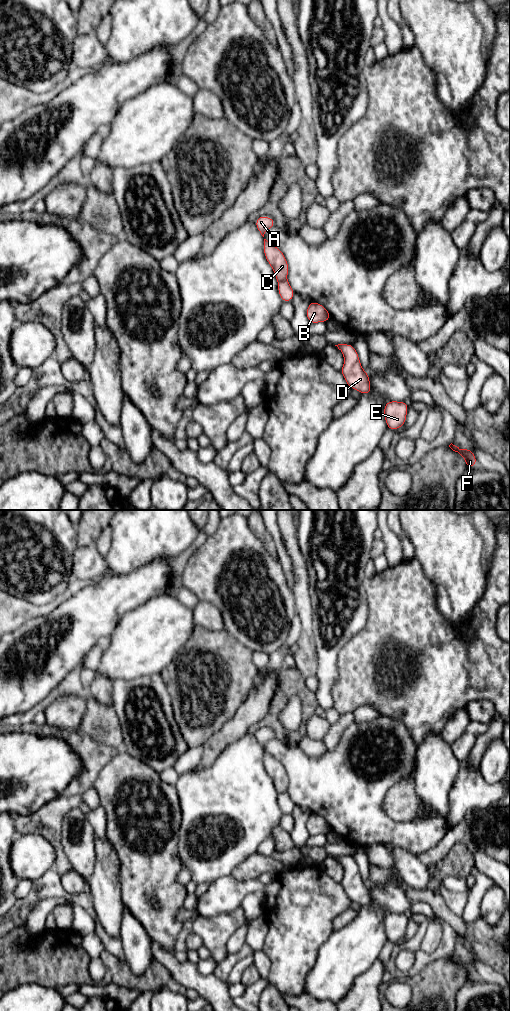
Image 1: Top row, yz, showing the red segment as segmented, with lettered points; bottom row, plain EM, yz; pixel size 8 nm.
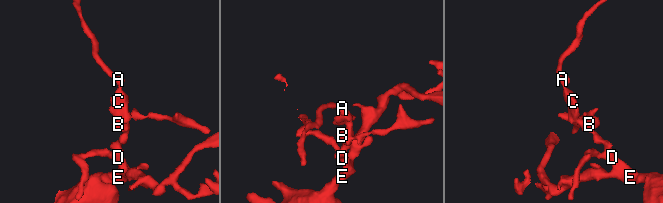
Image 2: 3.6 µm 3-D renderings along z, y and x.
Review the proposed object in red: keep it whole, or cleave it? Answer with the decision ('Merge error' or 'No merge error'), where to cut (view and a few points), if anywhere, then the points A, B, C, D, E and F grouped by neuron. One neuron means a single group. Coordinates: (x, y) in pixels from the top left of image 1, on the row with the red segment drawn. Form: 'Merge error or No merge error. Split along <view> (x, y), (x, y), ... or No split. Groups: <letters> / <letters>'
Merge error. Split along yz (286, 279), (279, 282). Groups: A C / B D E F

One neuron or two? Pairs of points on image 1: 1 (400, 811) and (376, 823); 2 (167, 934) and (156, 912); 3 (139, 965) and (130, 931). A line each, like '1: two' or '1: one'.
1: two
2: one
3: one

